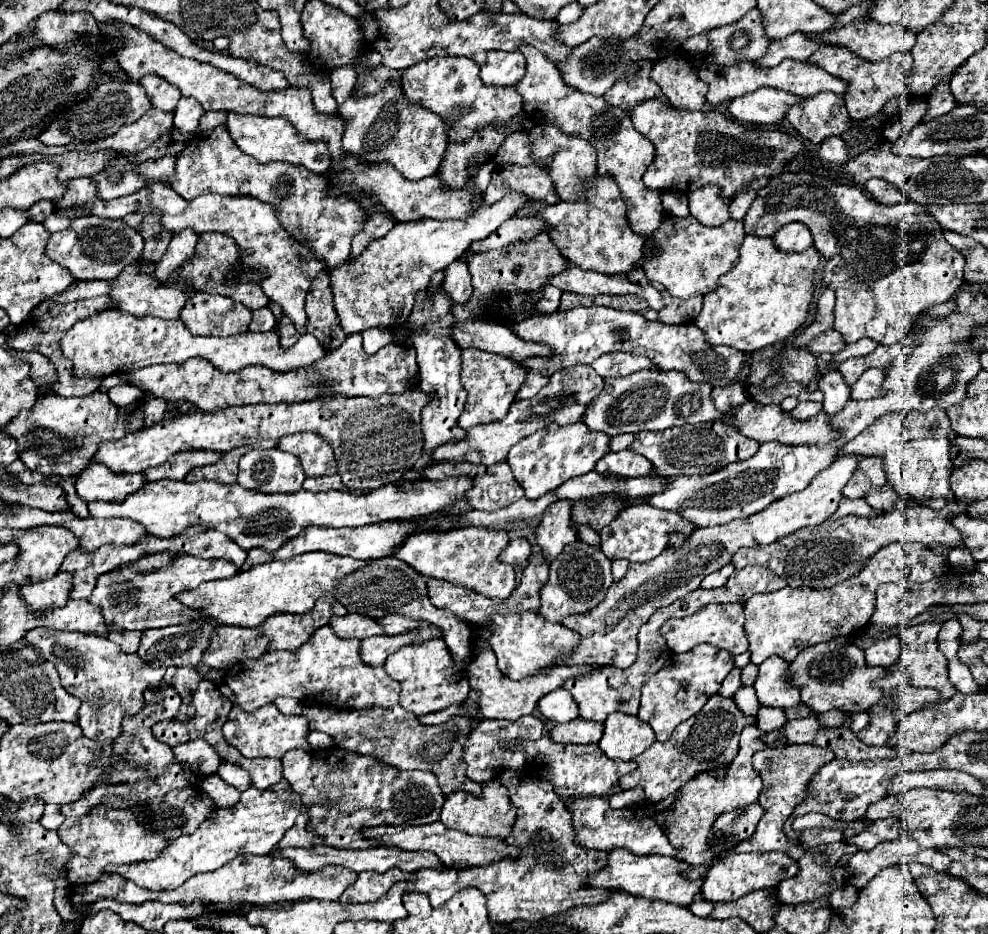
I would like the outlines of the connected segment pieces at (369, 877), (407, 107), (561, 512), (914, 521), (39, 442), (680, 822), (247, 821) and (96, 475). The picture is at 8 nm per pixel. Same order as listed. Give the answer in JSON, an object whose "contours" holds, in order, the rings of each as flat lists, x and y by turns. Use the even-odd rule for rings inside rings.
{"contours":[[[390,869,386,873,358,873,358,879,342,893,340,903,378,901,396,881,410,879,410,875,414,873,404,873,402,869]],[[400,79,388,81,386,87,374,95,356,97,350,93,350,97,338,105,338,113,348,117,348,131,344,131,342,145,348,153,356,153,360,161,388,161,410,181,436,173,444,157,450,127,440,115,420,103,408,101]],[[556,501,556,505,550,505,544,511,536,527,536,543,540,545,546,563,552,563,566,545,576,541,570,519,570,501]],[[950,501,942,509,896,509,892,513,868,519,868,517,842,517,832,523,822,523,816,527,804,527,788,537,780,537,778,541,756,547,756,549,740,549,732,563,736,569,746,565,762,565,776,573,778,577,788,581,792,589,830,589,860,573,872,553,878,553,882,547,890,543,922,543,926,547,942,545,942,547,958,547,962,543,962,533,952,525,958,513,966,513,966,501]],[[46,391,38,393,34,407,30,411,20,411,18,417,4,427,4,431,16,439,18,455,26,469,42,475,70,475,82,471,88,465,88,457,96,453,96,445,100,441,120,439,126,433,142,429,142,405,144,401,140,399,136,405,116,407,106,393,98,391,84,397,62,397,54,391]],[[748,725,748,727,744,727,744,731,740,735,740,751,738,751,736,759,732,761,732,765,728,769,728,777,724,777,724,781,716,779,712,771,705,771,692,777,692,781,686,781,668,799,662,799,662,801,650,803,650,805,644,803,644,813,660,825,660,829,670,839,670,843,676,847,684,847,684,851,678,855,682,861,688,861,690,865,706,865,706,863,720,859,726,851,734,851,740,845,740,841,736,841,732,835,724,837,724,841,720,837,716,837,714,821,722,813,746,809,748,805,758,801,760,791,762,791,762,779,752,769,750,759,760,749,766,749,766,741,760,737,758,727]],[[282,779,268,789,250,787,240,795,240,801,232,807,220,807,204,821,192,835,178,837,160,853,154,861,140,861,132,865,116,865,108,873,118,873,144,889,176,889,188,877,204,871,216,871,238,855,268,855,274,845,284,837,284,833,296,823,302,811,300,795,292,790,290,784]],[[88,465,76,481,76,493,80,499,88,501,124,501,128,495,136,493,144,485,144,473,134,473,128,477,116,477,108,473,104,465]]]}

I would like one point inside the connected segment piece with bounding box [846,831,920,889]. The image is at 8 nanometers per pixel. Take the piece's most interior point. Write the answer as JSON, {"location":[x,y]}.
{"location":[863,866]}

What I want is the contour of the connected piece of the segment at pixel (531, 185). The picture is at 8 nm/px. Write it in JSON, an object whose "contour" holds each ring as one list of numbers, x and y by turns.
{"contour":[[500,165,492,175,488,189,484,191,484,201,494,203,502,199,510,189,528,195,532,201,556,203,558,195,552,189,552,181,546,169,536,165]]}

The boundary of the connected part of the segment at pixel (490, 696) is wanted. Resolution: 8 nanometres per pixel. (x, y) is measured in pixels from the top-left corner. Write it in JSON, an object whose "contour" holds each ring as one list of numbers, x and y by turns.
{"contour":[[482,647,478,649,476,657,470,661,466,673,468,673,468,681,470,681,470,687,476,689,480,693,480,711,478,711,478,717,480,719,518,719,522,715,530,715,534,711,534,707,538,705,538,701,558,689,558,687,564,687,564,683,568,679,578,679,578,677,584,677,588,673,594,673,594,671,602,671,604,667,598,667,598,665,558,665,558,667,552,667,548,669,546,673,536,673,532,677,526,677,526,679,520,679,520,681,512,681,508,677,504,677,500,673,500,669,496,667,496,659,494,659,494,653,490,647]]}

